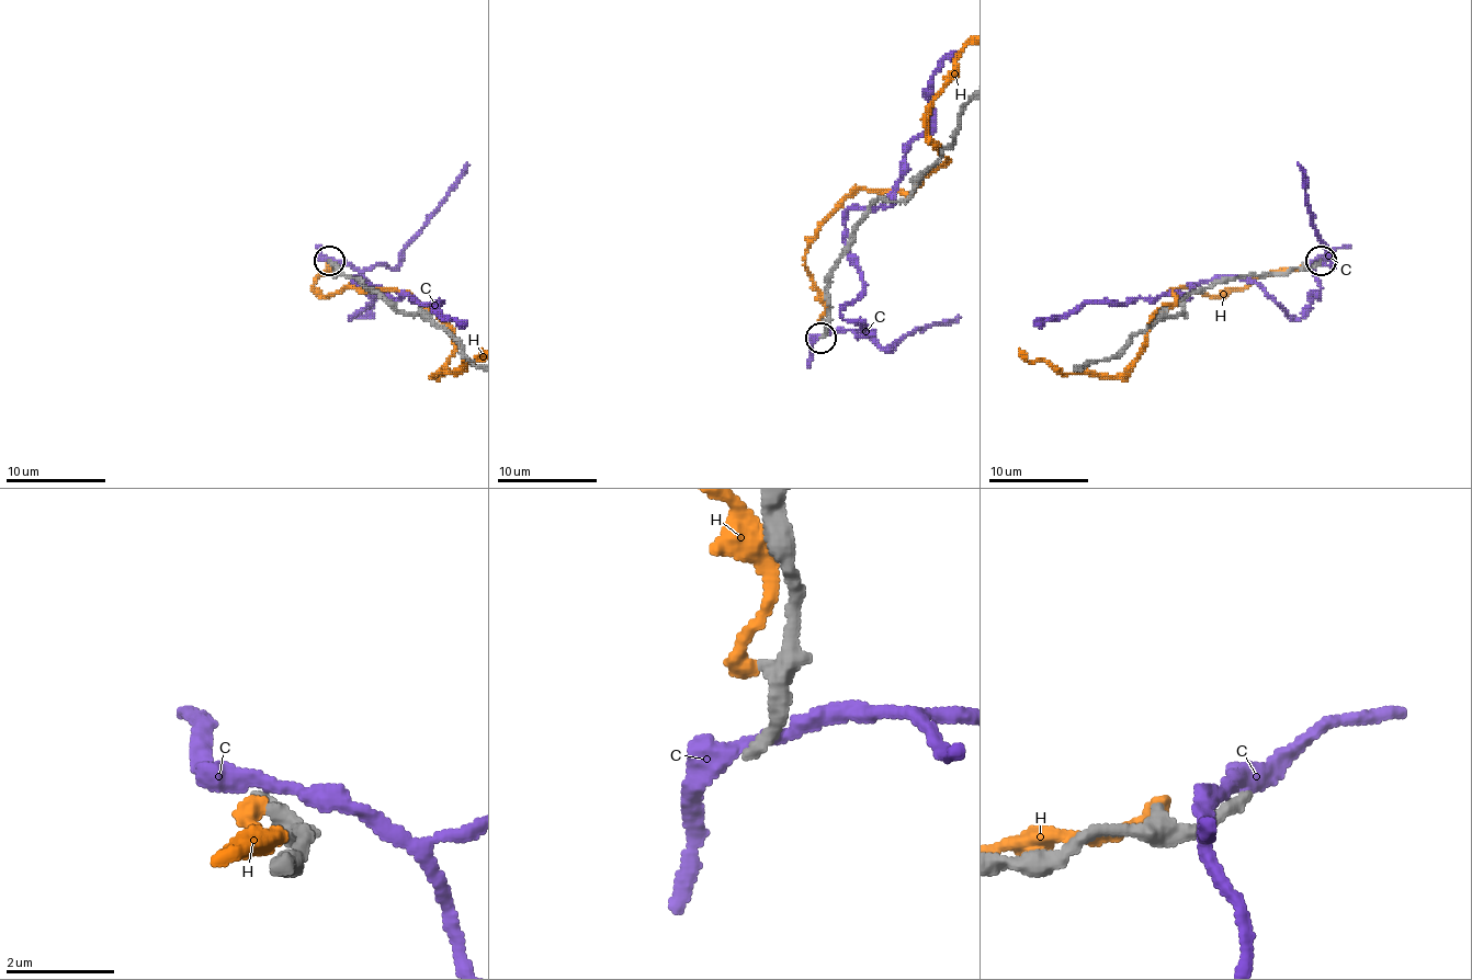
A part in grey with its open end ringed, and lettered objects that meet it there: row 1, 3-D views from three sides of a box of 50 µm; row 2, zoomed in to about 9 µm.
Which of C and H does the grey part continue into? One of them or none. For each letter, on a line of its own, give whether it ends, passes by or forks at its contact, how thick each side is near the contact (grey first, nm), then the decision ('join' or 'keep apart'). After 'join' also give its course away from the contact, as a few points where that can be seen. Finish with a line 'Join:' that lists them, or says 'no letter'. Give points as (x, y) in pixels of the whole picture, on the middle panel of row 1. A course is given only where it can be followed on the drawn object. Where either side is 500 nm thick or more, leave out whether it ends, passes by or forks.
C: it passes by | 240/300 nm | keep apart
H: it ends | 320/320 nm | keep apart
Join: no letter

